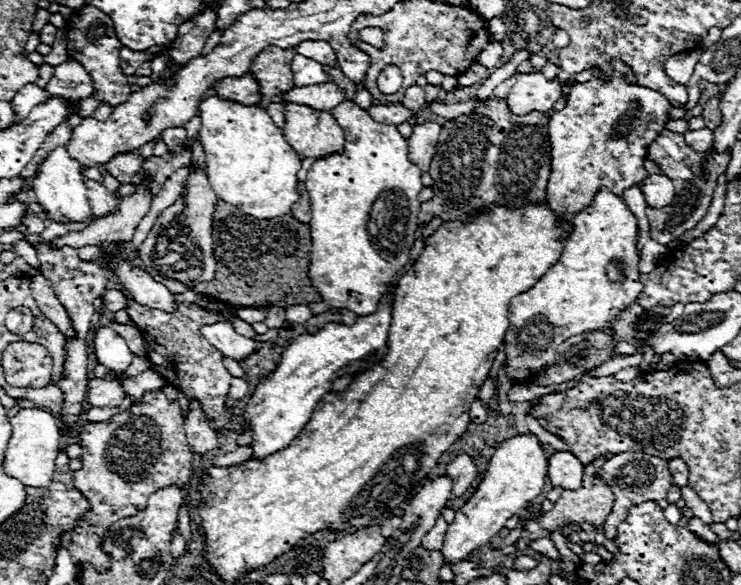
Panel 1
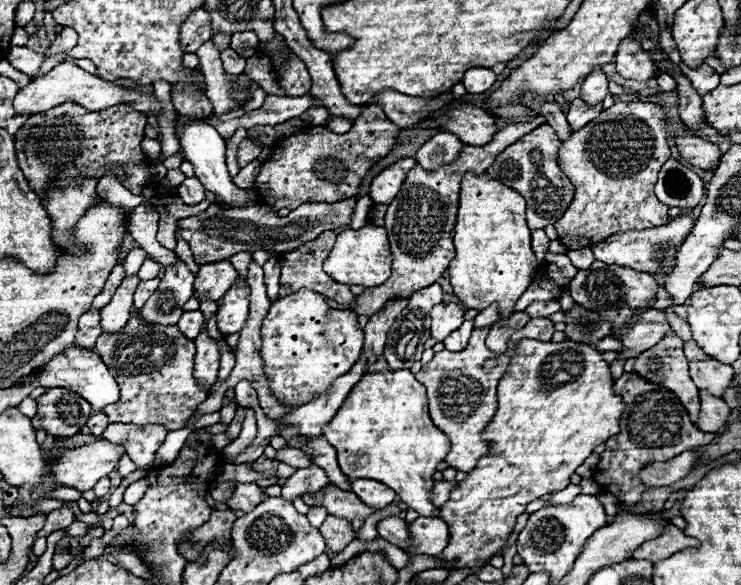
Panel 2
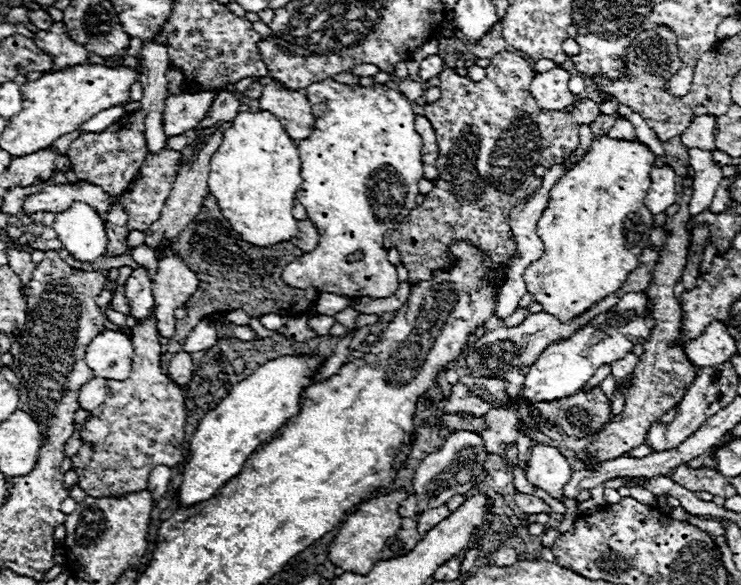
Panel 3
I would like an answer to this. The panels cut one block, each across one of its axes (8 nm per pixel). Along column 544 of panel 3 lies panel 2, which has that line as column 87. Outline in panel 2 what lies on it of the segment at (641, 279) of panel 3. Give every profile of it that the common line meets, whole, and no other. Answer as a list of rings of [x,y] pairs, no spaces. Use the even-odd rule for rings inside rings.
[[[88,310],[84,316],[80,316],[80,326],[74,344],[92,350],[96,344],[96,338],[102,334],[100,330],[100,310]]]

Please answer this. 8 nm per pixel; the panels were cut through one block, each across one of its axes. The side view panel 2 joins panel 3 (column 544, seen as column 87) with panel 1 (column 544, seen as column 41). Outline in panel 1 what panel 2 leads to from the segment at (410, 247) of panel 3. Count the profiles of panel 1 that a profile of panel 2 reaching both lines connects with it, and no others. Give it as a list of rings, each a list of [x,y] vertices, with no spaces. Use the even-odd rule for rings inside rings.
[[[486,100],[480,102],[476,112],[470,116],[460,116],[448,120],[442,126],[436,156],[430,166],[430,176],[434,178],[434,198],[420,206],[418,222],[420,226],[430,222],[434,216],[442,220],[470,222],[476,212],[484,210],[496,202],[508,202],[512,206],[528,204],[534,200],[544,200],[546,186],[550,178],[550,140],[548,140],[550,116],[544,112],[530,112],[528,116],[512,116],[506,102]]]

